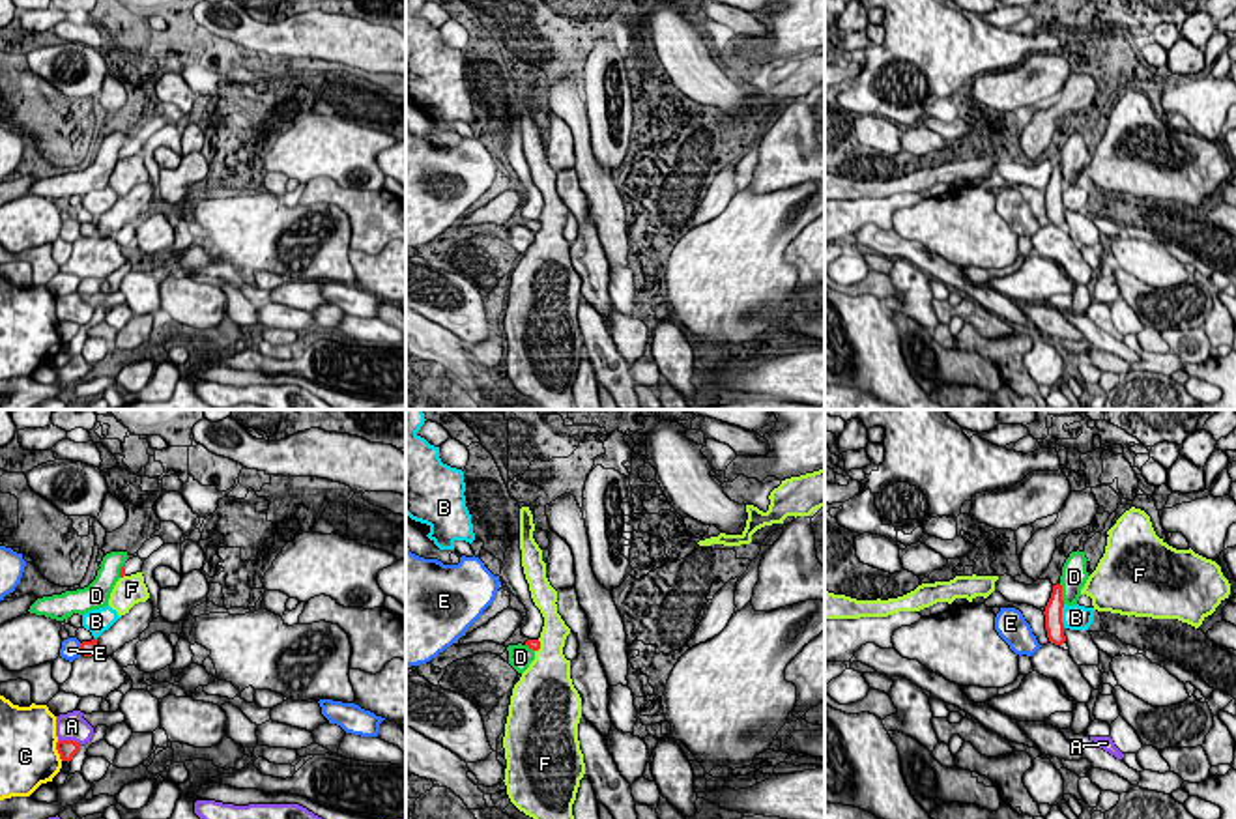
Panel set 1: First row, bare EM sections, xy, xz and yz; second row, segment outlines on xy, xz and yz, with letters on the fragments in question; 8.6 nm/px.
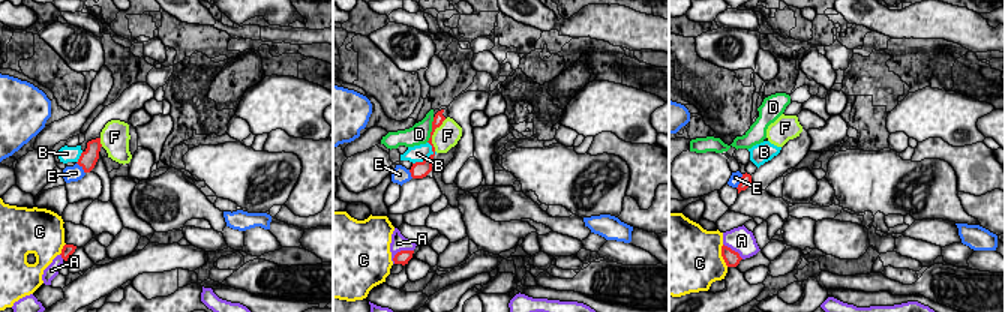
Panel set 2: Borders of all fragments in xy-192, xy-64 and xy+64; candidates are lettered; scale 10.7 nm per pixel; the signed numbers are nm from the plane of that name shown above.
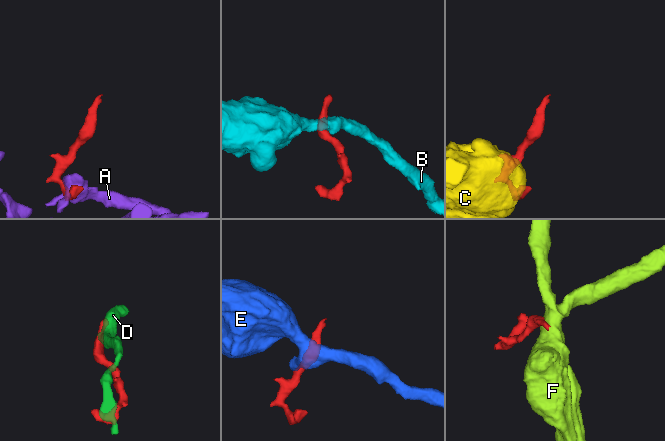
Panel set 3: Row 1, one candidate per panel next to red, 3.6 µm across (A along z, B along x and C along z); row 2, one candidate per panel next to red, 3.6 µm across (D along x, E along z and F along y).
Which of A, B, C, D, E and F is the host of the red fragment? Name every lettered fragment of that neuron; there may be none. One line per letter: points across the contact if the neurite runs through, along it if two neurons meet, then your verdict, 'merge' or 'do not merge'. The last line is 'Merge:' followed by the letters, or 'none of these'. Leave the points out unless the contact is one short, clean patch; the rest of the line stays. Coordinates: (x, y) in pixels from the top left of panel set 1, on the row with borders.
A: do not merge
B: along yz (1064, 604), (1063, 627) | do not merge
C: do not merge
D: along yz (1059, 584), (1064, 603) | do not merge
E: do not merge
F: along xz (539, 640), (535, 651) | do not merge
Merge: none of these

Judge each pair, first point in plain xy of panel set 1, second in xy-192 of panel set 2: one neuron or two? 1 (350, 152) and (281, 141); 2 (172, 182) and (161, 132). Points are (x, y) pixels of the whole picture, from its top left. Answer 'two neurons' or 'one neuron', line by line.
1: two neurons
2: one neuron

